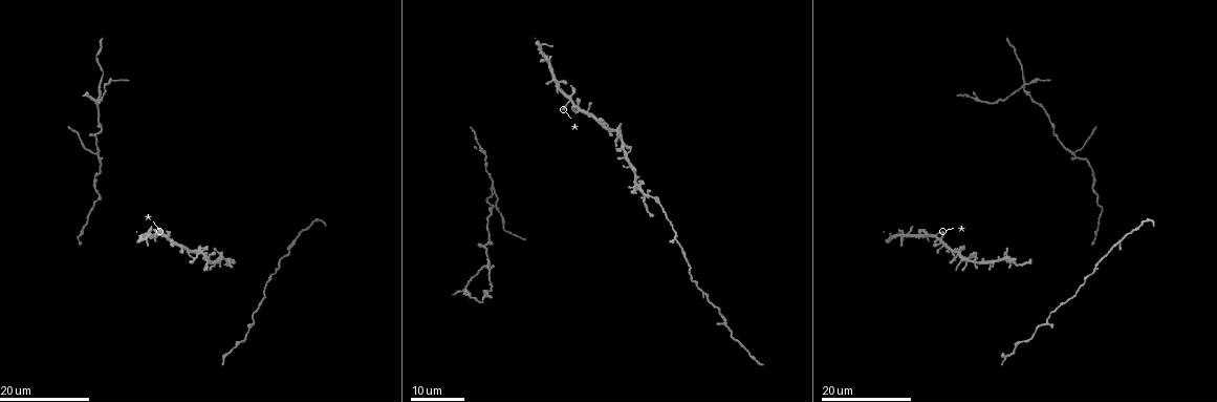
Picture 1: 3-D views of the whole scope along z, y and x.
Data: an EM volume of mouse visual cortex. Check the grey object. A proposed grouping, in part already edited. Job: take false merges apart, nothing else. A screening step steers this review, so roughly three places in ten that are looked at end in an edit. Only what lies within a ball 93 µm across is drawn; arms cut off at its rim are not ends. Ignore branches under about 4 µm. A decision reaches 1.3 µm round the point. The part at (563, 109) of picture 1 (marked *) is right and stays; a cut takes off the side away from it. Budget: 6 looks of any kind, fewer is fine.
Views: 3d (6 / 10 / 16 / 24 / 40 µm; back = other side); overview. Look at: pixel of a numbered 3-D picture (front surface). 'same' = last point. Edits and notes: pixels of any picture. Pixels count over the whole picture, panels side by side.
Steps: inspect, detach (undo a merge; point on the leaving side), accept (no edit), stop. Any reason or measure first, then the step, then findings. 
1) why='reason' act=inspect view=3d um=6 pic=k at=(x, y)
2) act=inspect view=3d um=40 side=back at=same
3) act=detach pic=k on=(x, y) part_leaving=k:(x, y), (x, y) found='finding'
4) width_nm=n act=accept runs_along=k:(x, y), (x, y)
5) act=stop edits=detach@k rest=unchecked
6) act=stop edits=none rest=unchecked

why='four-way junction' act=inspect view=3d um=16 pic=1 at=(572, 102)

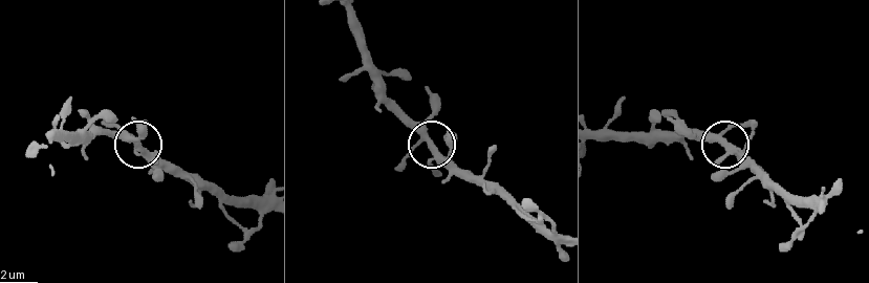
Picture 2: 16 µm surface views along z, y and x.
act=inspect view=3d um=10 pic=2 at=(429, 139)

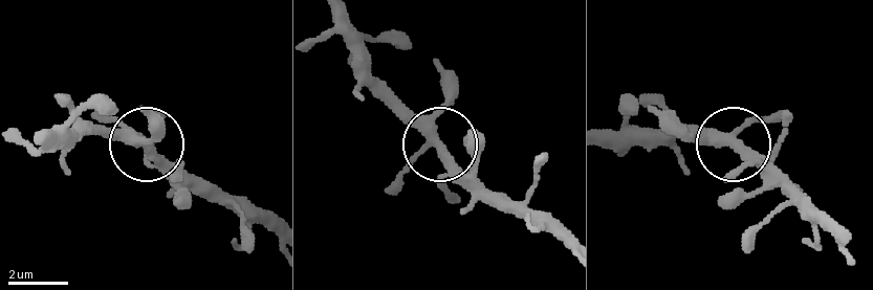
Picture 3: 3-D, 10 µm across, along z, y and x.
arms=4 act=accept runs_along=3:(393, 190), (438, 144), (371, 74) found='all the same neuron'

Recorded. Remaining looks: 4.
why='two arms in line, one across' act=inspect view=3d um=16 pic=1 at=(676, 236)

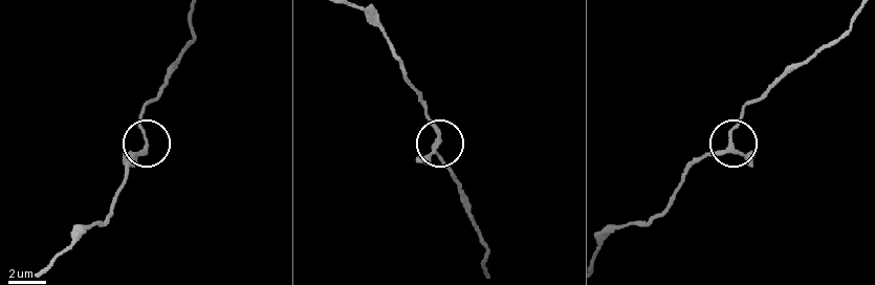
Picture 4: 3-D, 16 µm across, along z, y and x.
act=inspect view=3d um=6 pic=4 at=(731, 135)

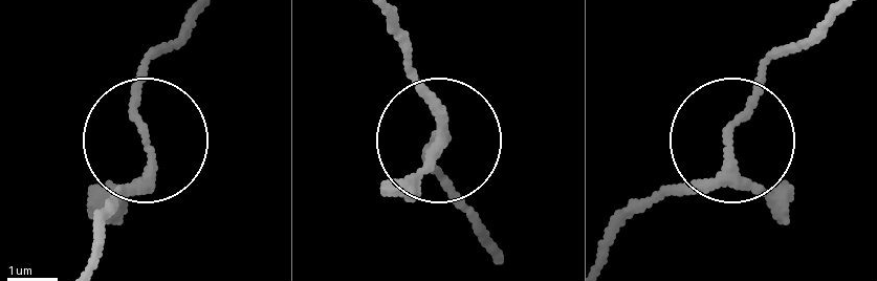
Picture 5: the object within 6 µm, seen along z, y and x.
arms=3 act=accept found='one neuron here'

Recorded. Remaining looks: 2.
why='three-way junction' act=inspect view=3d um=24 pic=1 at=(98, 153)

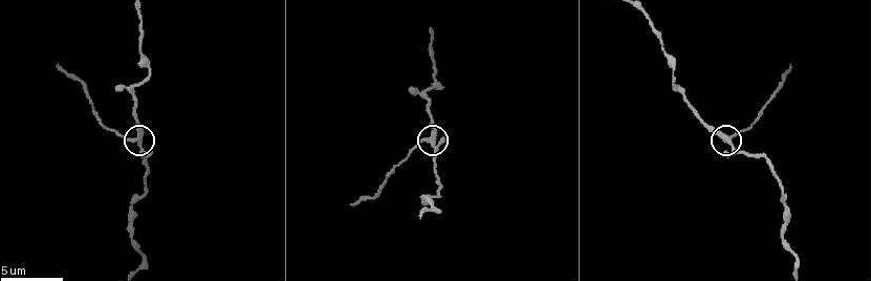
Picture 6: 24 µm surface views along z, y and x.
why='zoom in' act=inspect view=3d um=6 pic=6 at=(430, 138)

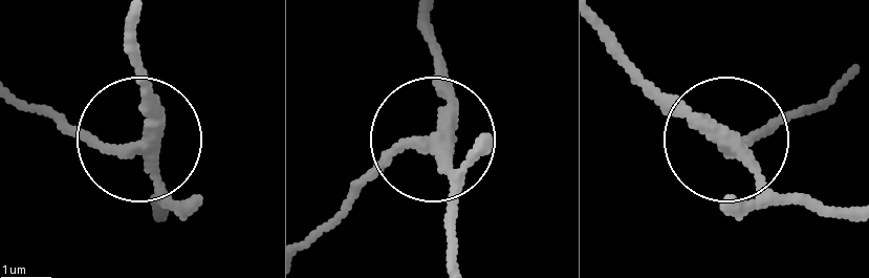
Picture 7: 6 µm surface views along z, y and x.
act=detach pic=7 on=(69, 133) part_leaving=7:(125, 154), (16, 92) found='two neurons meet here'

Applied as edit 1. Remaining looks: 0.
act=stop edits=detach@7 rest=unchecked

